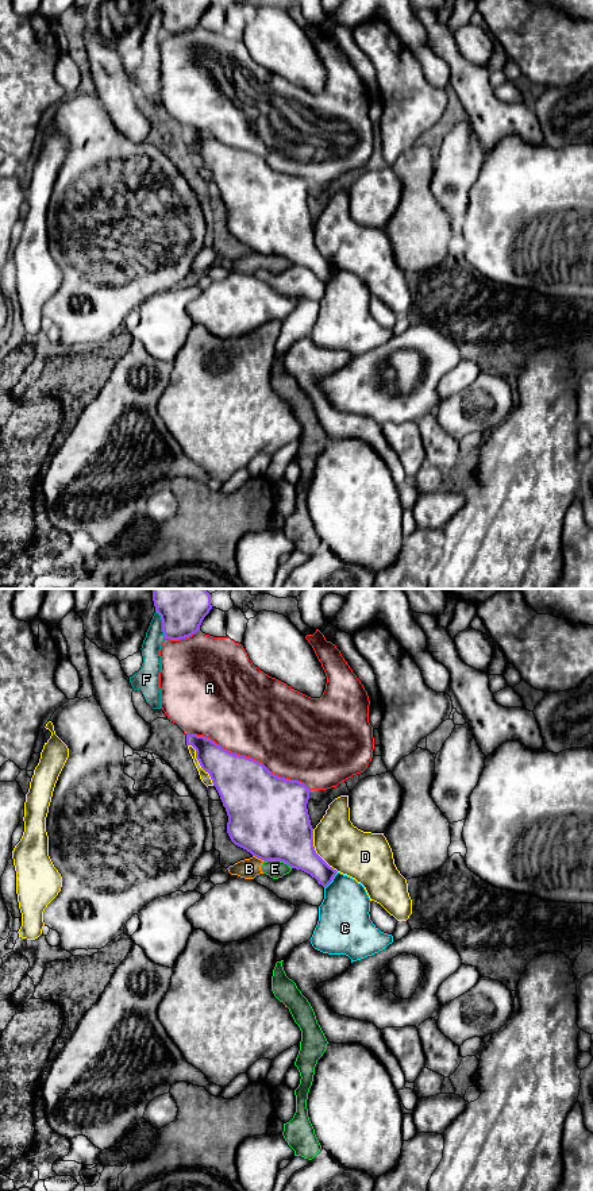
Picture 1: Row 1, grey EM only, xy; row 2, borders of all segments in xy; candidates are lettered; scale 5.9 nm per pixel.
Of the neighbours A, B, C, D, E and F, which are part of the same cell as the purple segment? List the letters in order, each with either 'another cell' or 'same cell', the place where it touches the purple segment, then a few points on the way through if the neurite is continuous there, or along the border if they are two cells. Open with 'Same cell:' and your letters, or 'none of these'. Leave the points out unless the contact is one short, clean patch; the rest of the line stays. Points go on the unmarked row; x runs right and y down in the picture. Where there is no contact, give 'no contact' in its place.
Same cell: none of these
A: another cell; contact xy (249, 153)
B: another cell; contact xy (258, 253); border xy (253, 250), (264, 255)
C: another cell; contact xy (332, 273)
D: another cell; contact xy (315, 247)
E: another cell; contact xy (278, 254)
F: another cell; contact xy (162, 19)

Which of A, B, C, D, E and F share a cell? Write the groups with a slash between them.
A / B E / C / D / F

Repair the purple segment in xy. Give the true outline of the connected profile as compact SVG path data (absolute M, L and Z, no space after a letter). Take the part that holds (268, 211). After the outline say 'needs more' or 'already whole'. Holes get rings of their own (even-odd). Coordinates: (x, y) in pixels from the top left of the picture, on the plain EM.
M186 130L186 140L196 144L196 154L220 190L228 211L227 228L235 240L263 257L280 255L301 265L323 282L332 277L338 266L313 242L313 223L307 204L311 185L304 178L280 173L262 158L232 149L204 131Z; already whole

